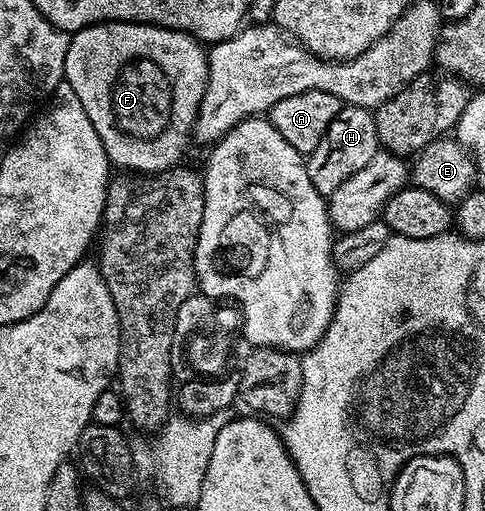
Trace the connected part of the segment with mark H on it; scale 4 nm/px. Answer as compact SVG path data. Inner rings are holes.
M342 105L339 116L327 124L327 132L323 132L323 140L319 140L319 148L307 156L305 167L311 176L311 184L322 196L328 196L343 184L343 180L351 180L355 172L367 168L371 164L371 156L379 149L377 129L373 119L374 111L362 106Z

